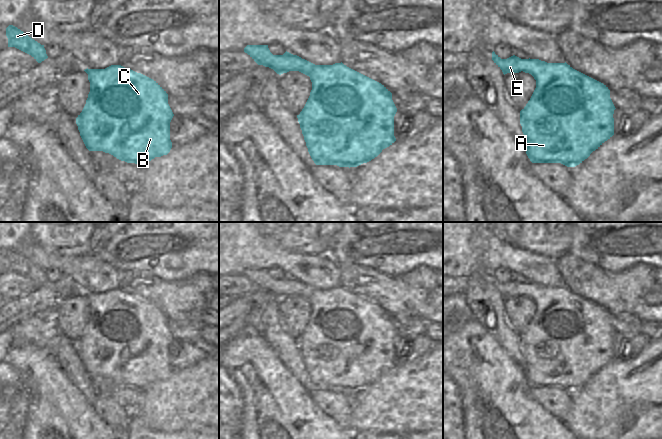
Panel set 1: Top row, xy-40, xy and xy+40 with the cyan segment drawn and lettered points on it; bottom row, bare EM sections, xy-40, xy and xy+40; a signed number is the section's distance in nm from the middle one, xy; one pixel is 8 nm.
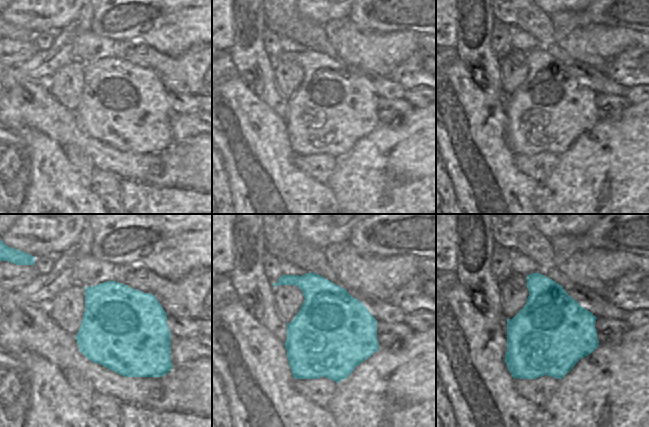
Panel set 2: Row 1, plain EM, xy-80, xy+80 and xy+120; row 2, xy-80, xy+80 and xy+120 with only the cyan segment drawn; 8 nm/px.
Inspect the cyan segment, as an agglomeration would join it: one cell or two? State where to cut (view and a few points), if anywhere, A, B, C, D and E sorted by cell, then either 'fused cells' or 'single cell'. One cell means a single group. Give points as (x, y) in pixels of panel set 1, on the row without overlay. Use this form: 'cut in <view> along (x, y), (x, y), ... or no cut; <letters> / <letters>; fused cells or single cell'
cut in xy along (301, 283), (304, 289), (309, 290), (309, 300); A B C / D E; fused cells

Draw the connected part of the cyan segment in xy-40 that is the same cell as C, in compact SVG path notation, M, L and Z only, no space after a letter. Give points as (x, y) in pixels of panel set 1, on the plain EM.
M111 289L105 293L87 292L84 295L88 298L90 316L82 336L76 342L76 348L89 375L103 375L137 389L144 389L170 376L170 346L174 338L168 328L168 318L156 305L121 289Z

